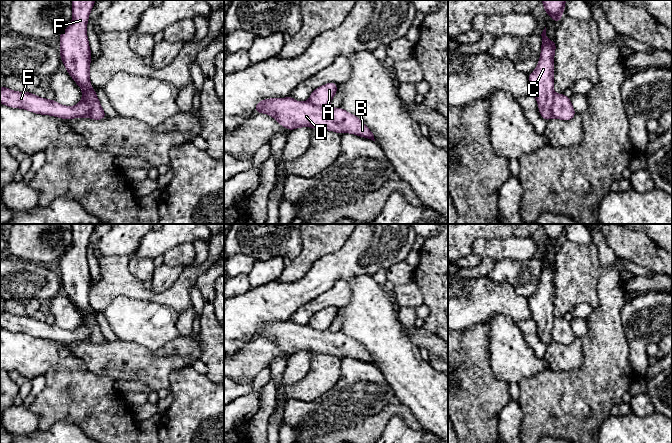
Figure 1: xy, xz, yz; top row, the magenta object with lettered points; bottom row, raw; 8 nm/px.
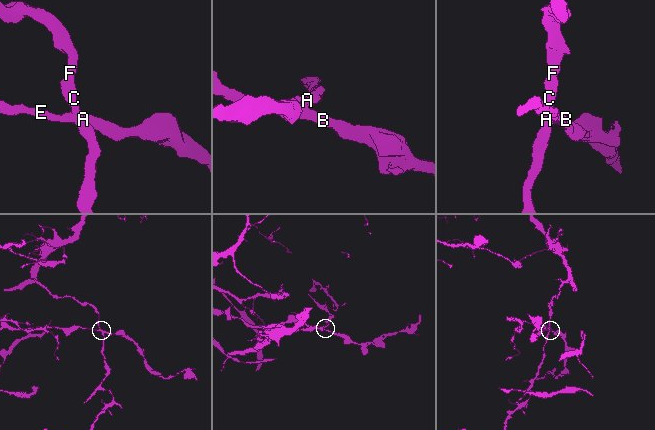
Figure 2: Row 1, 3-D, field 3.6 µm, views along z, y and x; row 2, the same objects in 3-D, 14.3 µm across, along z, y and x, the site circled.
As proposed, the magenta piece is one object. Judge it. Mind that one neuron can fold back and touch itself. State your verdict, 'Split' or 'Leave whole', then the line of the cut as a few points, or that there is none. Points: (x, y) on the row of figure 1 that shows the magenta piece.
Split. Split along yz (555, 94), (551, 106), (552, 116)

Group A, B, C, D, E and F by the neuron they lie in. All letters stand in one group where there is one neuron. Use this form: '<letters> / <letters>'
A C F / B D E

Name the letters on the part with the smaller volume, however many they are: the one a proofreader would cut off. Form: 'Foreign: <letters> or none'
Foreign: B, D, E

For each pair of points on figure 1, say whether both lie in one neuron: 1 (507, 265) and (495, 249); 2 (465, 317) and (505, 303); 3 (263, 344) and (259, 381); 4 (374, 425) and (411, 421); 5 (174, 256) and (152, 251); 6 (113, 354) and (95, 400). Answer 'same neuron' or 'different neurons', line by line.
1: different neurons
2: same neuron
3: different neurons
4: same neuron
5: different neurons
6: different neurons

